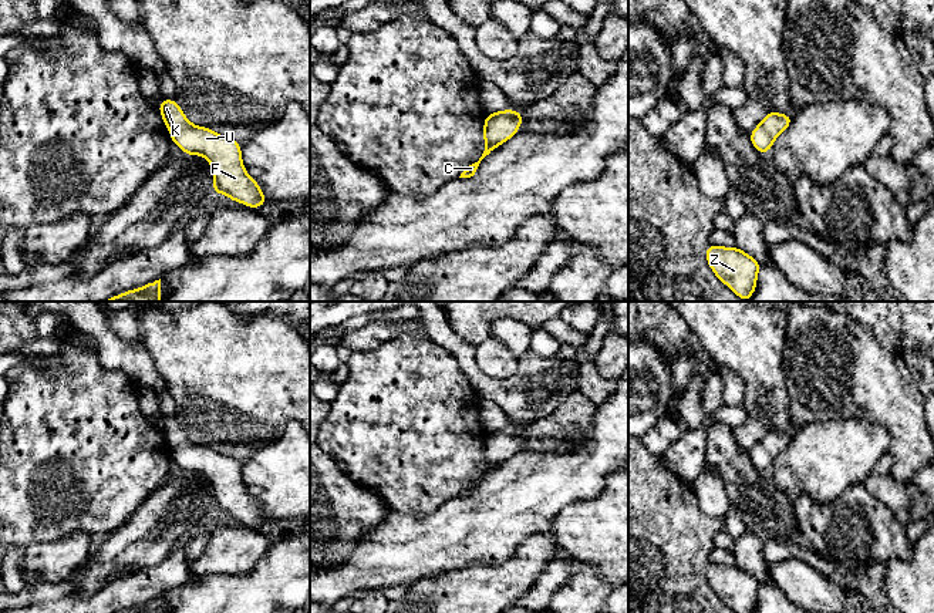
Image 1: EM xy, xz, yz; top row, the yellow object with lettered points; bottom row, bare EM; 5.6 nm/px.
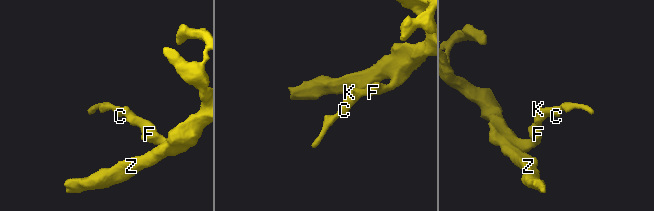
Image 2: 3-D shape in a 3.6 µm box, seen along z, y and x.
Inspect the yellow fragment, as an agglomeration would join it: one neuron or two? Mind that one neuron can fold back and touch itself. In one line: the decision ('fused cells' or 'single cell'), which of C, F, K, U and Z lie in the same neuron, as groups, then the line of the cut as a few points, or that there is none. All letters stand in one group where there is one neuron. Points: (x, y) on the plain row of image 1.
single cell; groups C F K U Z; cut none

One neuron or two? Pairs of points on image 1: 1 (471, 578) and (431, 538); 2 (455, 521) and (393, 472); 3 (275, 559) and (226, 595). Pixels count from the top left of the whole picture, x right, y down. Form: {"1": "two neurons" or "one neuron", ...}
{"1": "two neurons", "2": "two neurons", "3": "one neuron"}

